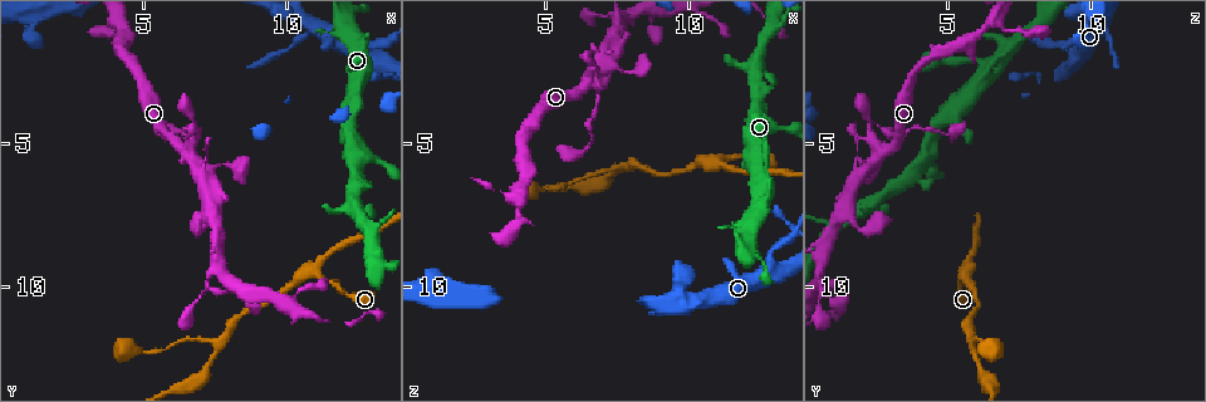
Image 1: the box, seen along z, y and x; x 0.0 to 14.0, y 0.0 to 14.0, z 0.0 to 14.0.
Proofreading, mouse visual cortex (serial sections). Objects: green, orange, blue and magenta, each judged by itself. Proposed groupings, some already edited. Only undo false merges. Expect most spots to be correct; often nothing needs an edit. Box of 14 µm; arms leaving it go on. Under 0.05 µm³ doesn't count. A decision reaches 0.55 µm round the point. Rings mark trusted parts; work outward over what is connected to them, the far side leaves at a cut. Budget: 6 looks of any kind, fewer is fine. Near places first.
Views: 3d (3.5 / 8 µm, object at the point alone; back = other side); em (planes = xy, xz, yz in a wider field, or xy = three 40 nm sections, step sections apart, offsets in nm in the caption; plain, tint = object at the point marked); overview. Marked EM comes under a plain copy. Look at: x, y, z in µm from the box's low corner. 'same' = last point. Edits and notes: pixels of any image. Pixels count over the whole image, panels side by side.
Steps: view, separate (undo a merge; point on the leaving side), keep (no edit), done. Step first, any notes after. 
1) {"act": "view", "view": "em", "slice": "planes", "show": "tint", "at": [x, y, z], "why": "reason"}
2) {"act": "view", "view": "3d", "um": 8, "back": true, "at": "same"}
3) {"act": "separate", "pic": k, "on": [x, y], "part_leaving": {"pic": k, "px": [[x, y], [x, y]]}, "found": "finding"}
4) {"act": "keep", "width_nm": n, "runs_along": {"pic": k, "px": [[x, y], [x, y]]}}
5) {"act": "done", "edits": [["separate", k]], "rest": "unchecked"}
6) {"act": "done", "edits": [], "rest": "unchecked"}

{"act": "view", "view": "3d", "um": 8, "at": [10.7, 1.1, 10.5], "why": "small branch off a trunk"}

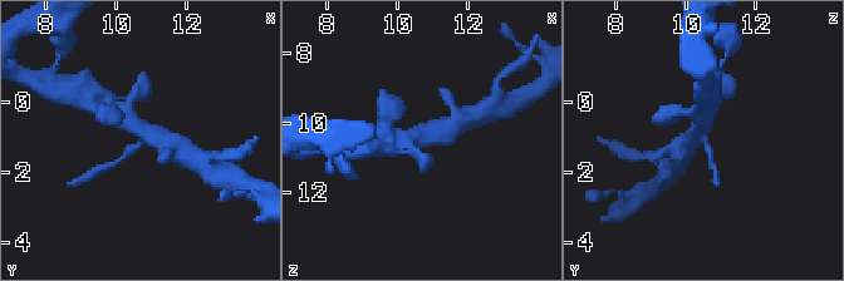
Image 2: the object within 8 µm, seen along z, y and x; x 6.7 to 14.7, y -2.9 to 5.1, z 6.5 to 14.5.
{"act": "view", "view": "3d", "um": 3.5, "at": [10.8, 1.0, 10.5], "why": "zoom in"}

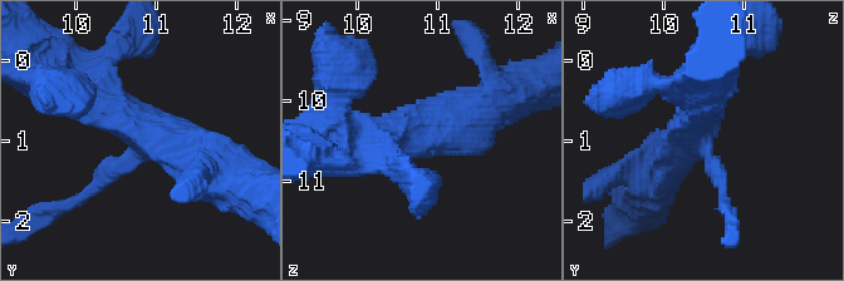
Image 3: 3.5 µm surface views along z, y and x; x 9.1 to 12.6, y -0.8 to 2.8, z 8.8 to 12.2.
{"act": "view", "view": "em", "slice": "xy", "step": 1, "show": "tint", "at": [10.75, 1.10, 10.55], "arms": 3, "arm_widths_nm": [200, 500, 600], "why": "need the tissue"}

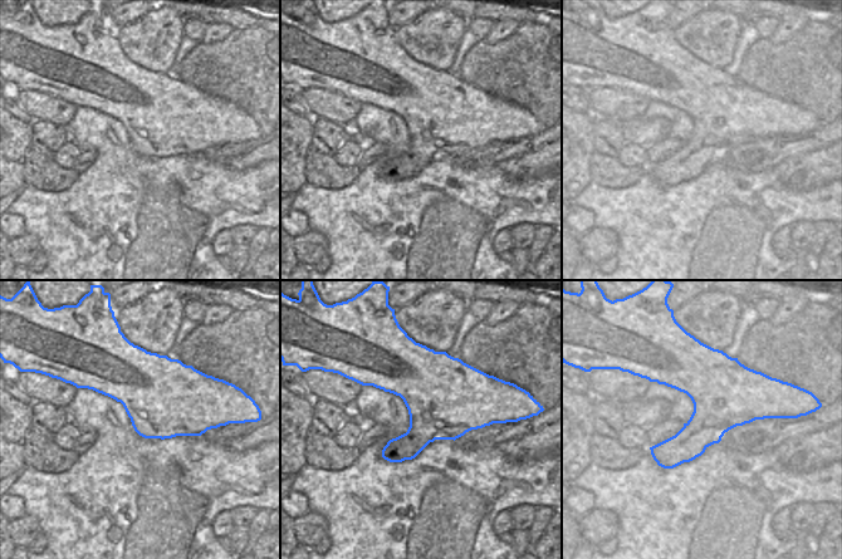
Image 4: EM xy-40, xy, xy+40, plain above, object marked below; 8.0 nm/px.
{"act": "keep", "found": "all the same cell"}

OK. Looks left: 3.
{"act": "view", "view": "3d", "um": 3.5, "at": [10.8, 9.4, 5.6], "why": "three arms meet"}

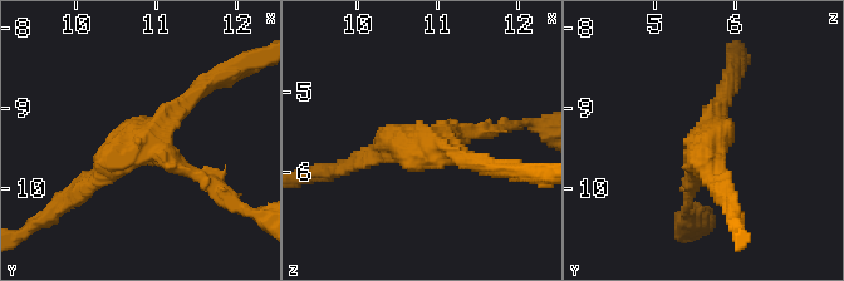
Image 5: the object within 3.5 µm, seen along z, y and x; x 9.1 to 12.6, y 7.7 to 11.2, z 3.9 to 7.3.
{"act": "view", "view": "em", "slice": "xy", "step": 3, "show": "tint", "at": [10.85, 9.45, 5.65], "arms": 3, "arm_widths_nm": [200, 250, 250], "why": "shape alone is not enough"}

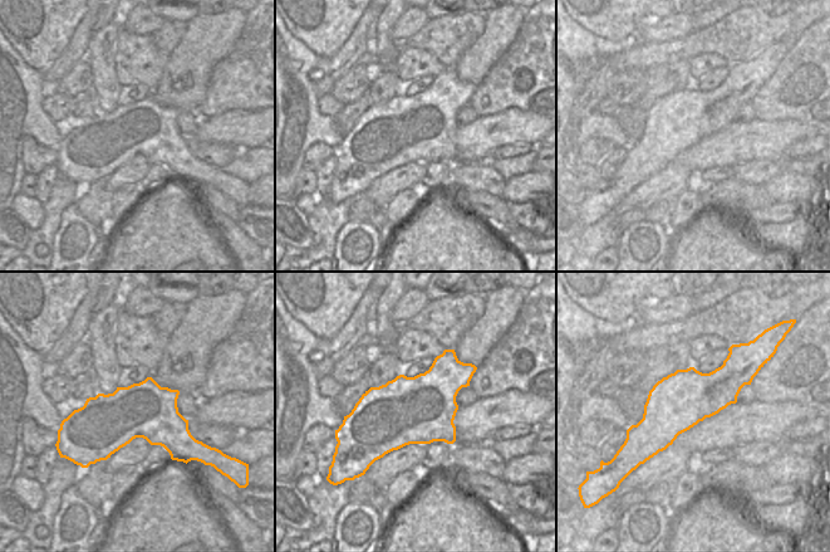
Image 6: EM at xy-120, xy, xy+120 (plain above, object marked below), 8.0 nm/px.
{"act": "keep", "found": "continuous, no second cell"}

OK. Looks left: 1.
{"act": "done", "edits": [], "rest": "unchecked"}

